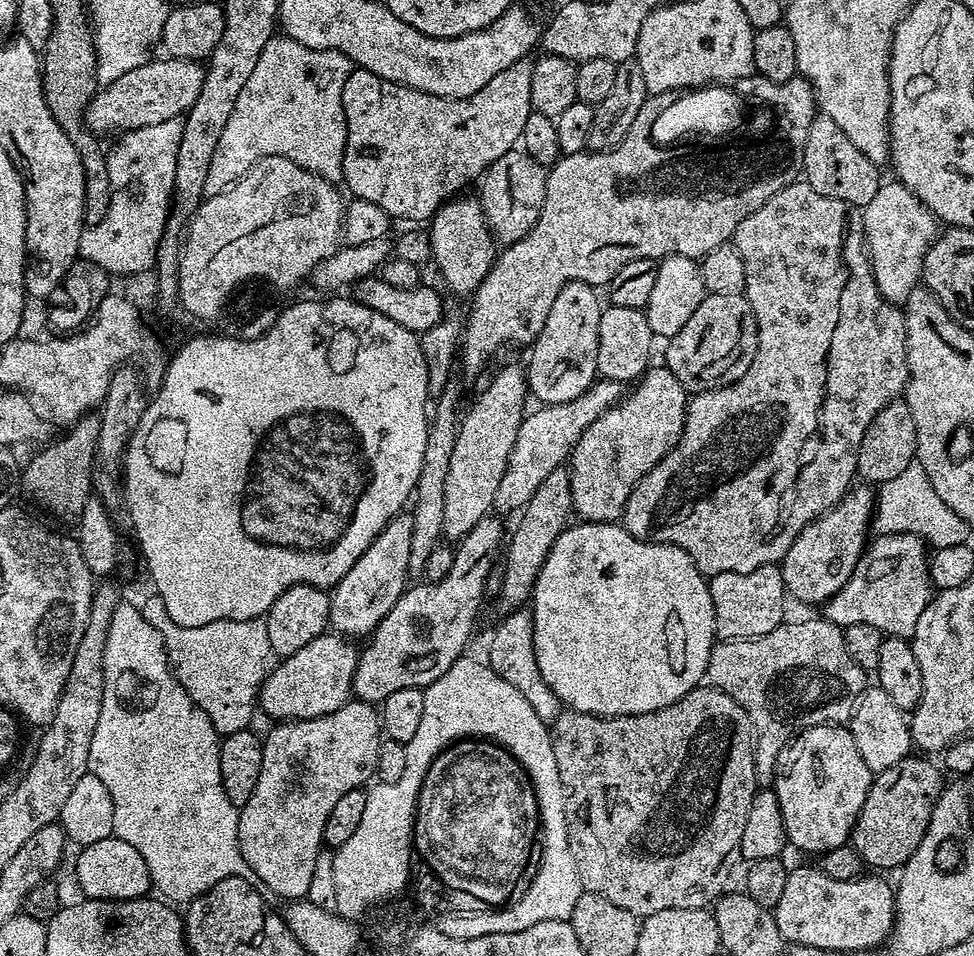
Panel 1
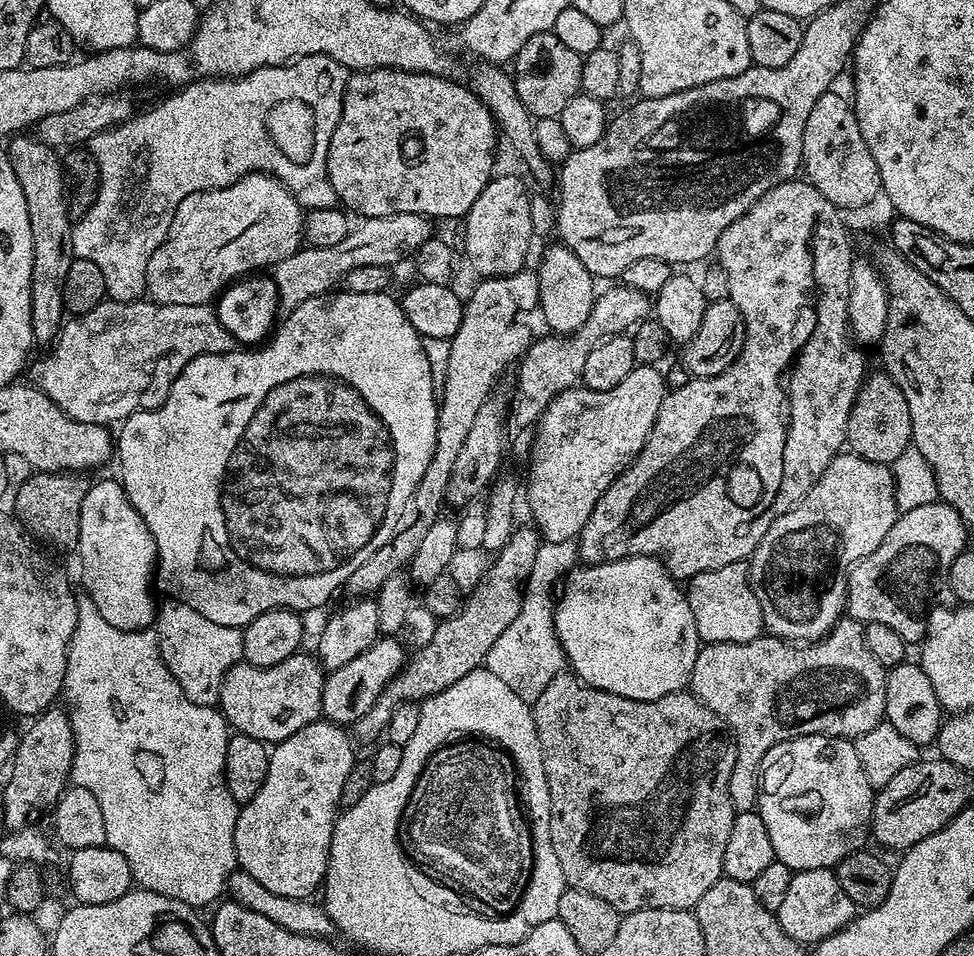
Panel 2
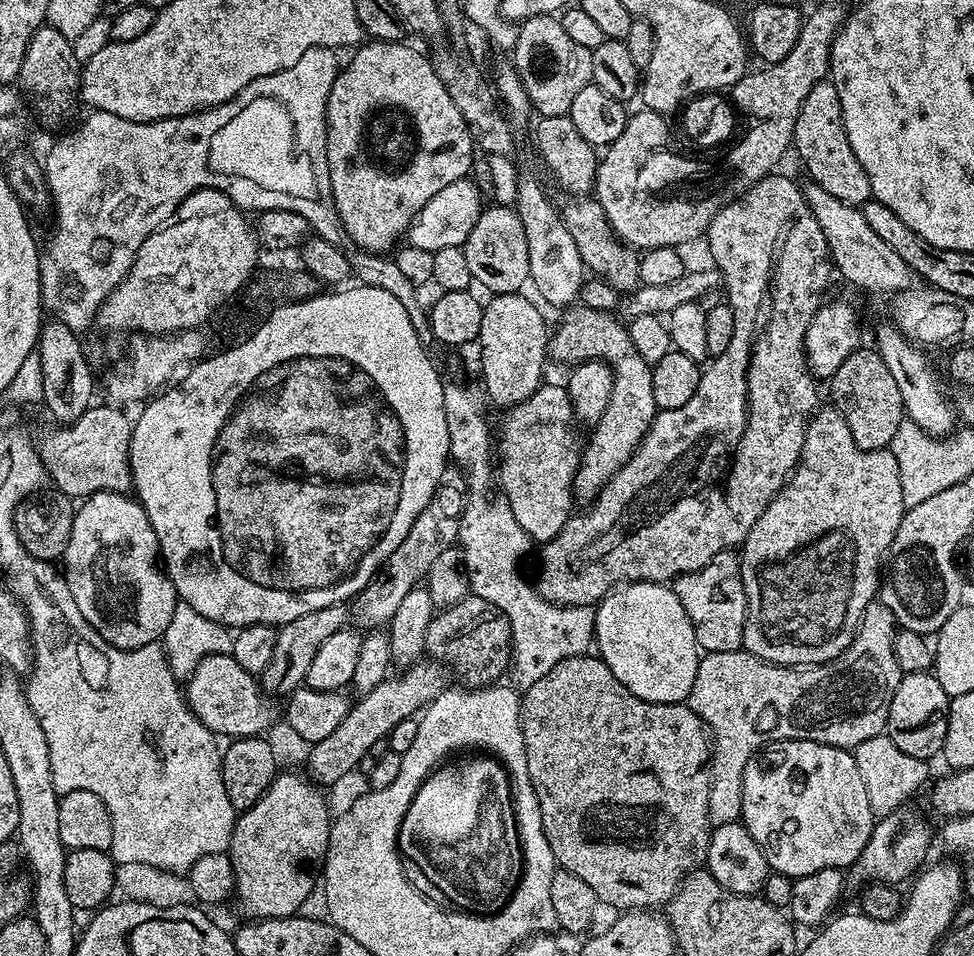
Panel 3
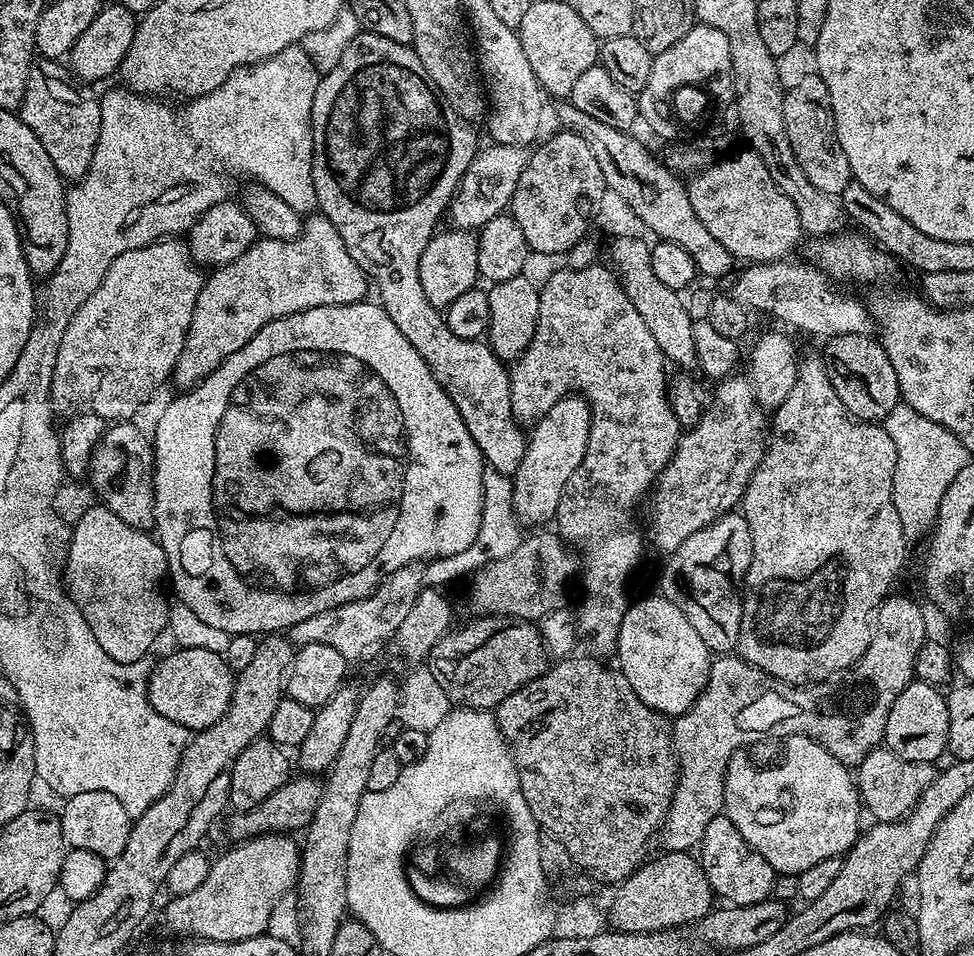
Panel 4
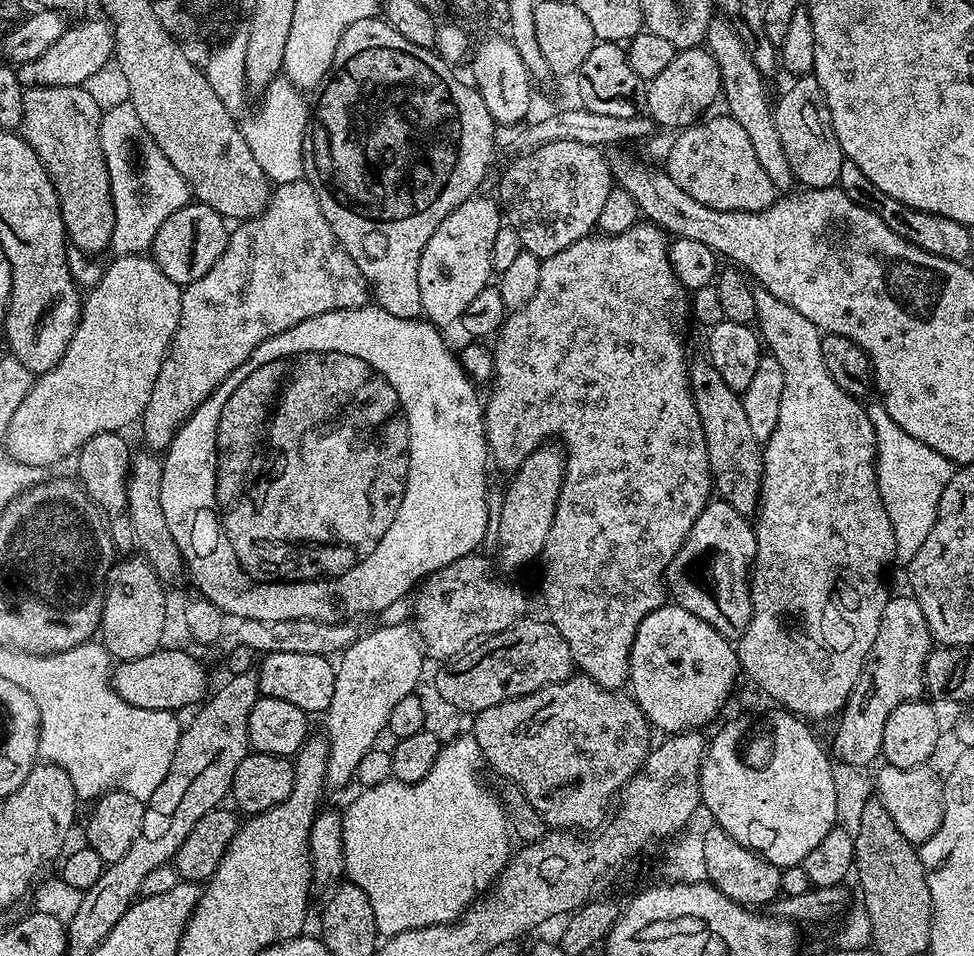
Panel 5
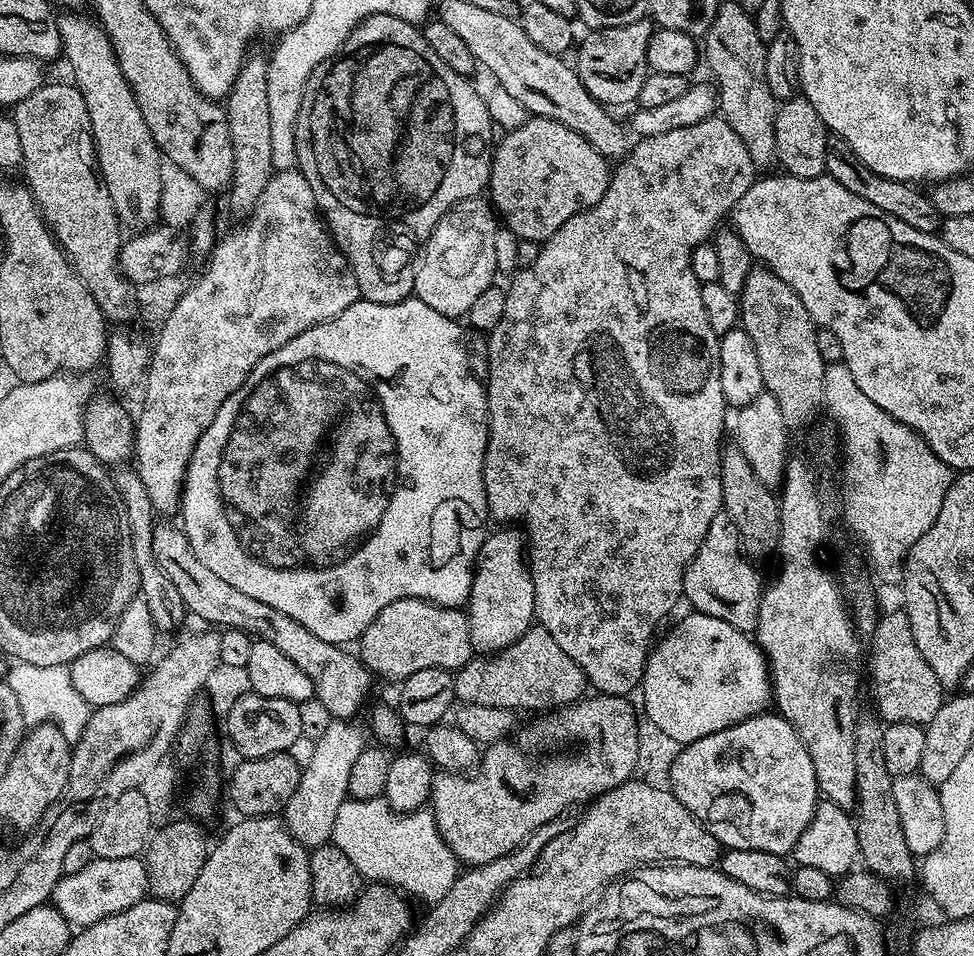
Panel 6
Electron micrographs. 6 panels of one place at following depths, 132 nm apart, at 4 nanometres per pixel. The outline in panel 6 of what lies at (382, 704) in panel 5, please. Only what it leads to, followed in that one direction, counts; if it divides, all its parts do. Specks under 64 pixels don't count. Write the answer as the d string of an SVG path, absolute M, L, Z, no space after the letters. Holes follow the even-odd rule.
M333 719L332 725L321 734L312 748L312 757L303 765L298 790L290 794L290 802L286 802L282 819L287 824L290 834L304 848L319 848L331 841L334 830L334 818L338 815L338 806L349 799L348 782L350 766L358 759L358 754L366 746L366 740L360 733L356 722Z

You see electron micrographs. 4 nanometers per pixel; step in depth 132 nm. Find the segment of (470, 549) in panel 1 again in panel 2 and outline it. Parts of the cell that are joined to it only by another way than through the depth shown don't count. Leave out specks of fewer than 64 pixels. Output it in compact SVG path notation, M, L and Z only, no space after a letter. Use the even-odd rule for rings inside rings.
M378 638L354 662L346 662L346 666L338 666L338 670L328 672L324 677L322 690L322 716L341 726L355 725L356 721L378 702L393 676L397 676L406 663L406 651L396 638Z

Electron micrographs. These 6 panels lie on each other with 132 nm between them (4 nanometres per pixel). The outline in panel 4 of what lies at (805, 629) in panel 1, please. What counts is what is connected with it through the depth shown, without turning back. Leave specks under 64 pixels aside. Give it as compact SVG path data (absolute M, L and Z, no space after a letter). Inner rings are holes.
M889 595L876 609L872 641L866 654L862 654L855 666L856 681L845 692L824 692L825 685L820 682L807 686L787 684L785 680L776 680L761 668L746 663L736 654L720 654L713 659L708 681L700 692L700 697L682 715L671 721L672 748L676 751L679 776L662 829L663 847L667 851L691 853L699 849L702 834L706 834L706 826L710 826L710 822L714 822L714 818L723 813L724 779L730 758L737 755L738 750L744 750L747 744L756 744L767 736L805 736L830 750L830 754L834 754L838 762L849 766L859 766L866 754L881 747L890 706L894 706L894 698L898 698L898 694L902 694L902 690L913 683L918 650L922 650L929 635L928 628L924 625L923 610L910 597L896 595Z

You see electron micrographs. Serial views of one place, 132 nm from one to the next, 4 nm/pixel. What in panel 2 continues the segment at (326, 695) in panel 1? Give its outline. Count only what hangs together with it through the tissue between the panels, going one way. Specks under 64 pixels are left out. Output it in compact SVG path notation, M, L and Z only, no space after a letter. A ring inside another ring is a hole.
M307 651L295 652L286 662L278 662L278 666L259 668L253 664L235 664L227 674L220 687L219 711L224 713L224 719L239 735L262 740L269 746L275 746L280 741L290 738L290 734L298 734L302 726L310 726L322 716L322 690L324 689L325 669L320 667L320 661Z

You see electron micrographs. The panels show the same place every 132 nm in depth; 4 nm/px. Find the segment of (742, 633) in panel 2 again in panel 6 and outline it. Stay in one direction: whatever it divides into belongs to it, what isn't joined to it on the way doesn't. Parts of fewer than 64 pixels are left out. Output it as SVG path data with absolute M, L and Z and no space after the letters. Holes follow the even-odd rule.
M721 511L710 522L710 530L706 530L706 538L696 557L688 562L684 569L683 599L692 603L691 607L702 614L710 614L710 618L722 618L722 622L730 622L738 630L755 633L758 614L760 613L760 597L762 580L752 569L753 561L744 555L740 547L738 526Z

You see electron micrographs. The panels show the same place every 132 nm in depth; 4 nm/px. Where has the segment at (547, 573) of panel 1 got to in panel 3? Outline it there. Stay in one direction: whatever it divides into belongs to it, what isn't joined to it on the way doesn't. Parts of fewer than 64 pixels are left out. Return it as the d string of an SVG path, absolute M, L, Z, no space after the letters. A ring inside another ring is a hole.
M637 580L617 586L595 605L594 648L601 660L610 668L610 674L638 698L659 704L679 704L687 701L694 686L694 674L698 674L698 662L702 649L696 643L694 626L682 610L675 591L667 583L651 584L648 580Z

